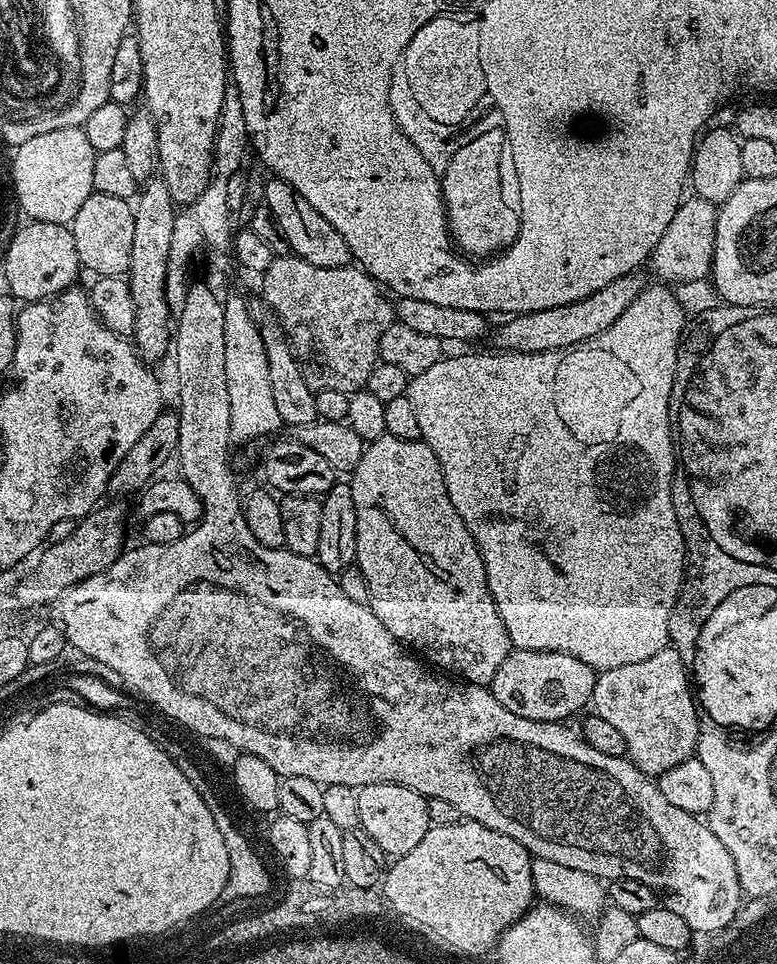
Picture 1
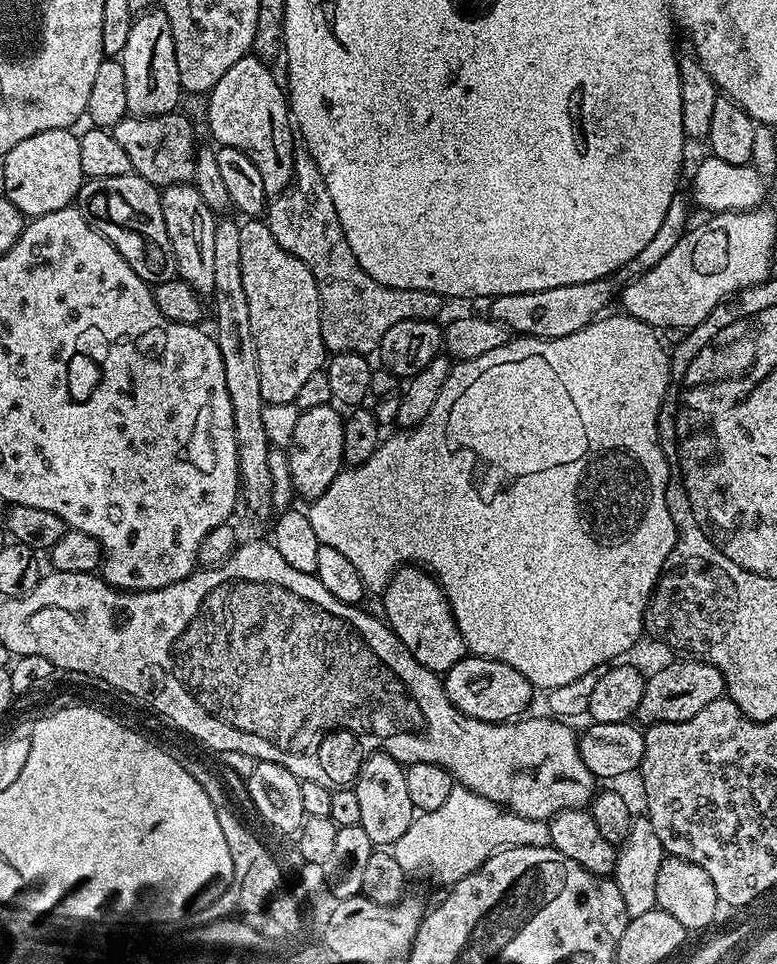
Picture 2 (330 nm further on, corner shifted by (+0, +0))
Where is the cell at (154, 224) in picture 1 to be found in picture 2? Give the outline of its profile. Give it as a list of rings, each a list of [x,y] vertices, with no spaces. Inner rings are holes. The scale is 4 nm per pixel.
[[[163,7],[141,11],[133,19],[130,38],[126,38],[126,46],[118,59],[126,73],[126,102],[131,115],[157,116],[181,107],[182,89],[178,78],[178,58],[174,54],[174,34]]]

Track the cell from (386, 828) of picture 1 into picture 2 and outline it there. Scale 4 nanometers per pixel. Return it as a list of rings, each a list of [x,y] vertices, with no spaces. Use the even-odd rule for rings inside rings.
[[[382,751],[364,757],[364,763],[360,765],[360,772],[354,781],[360,810],[359,824],[362,830],[366,830],[373,846],[391,846],[394,842],[398,842],[398,838],[406,834],[414,818],[404,770],[405,765]]]

